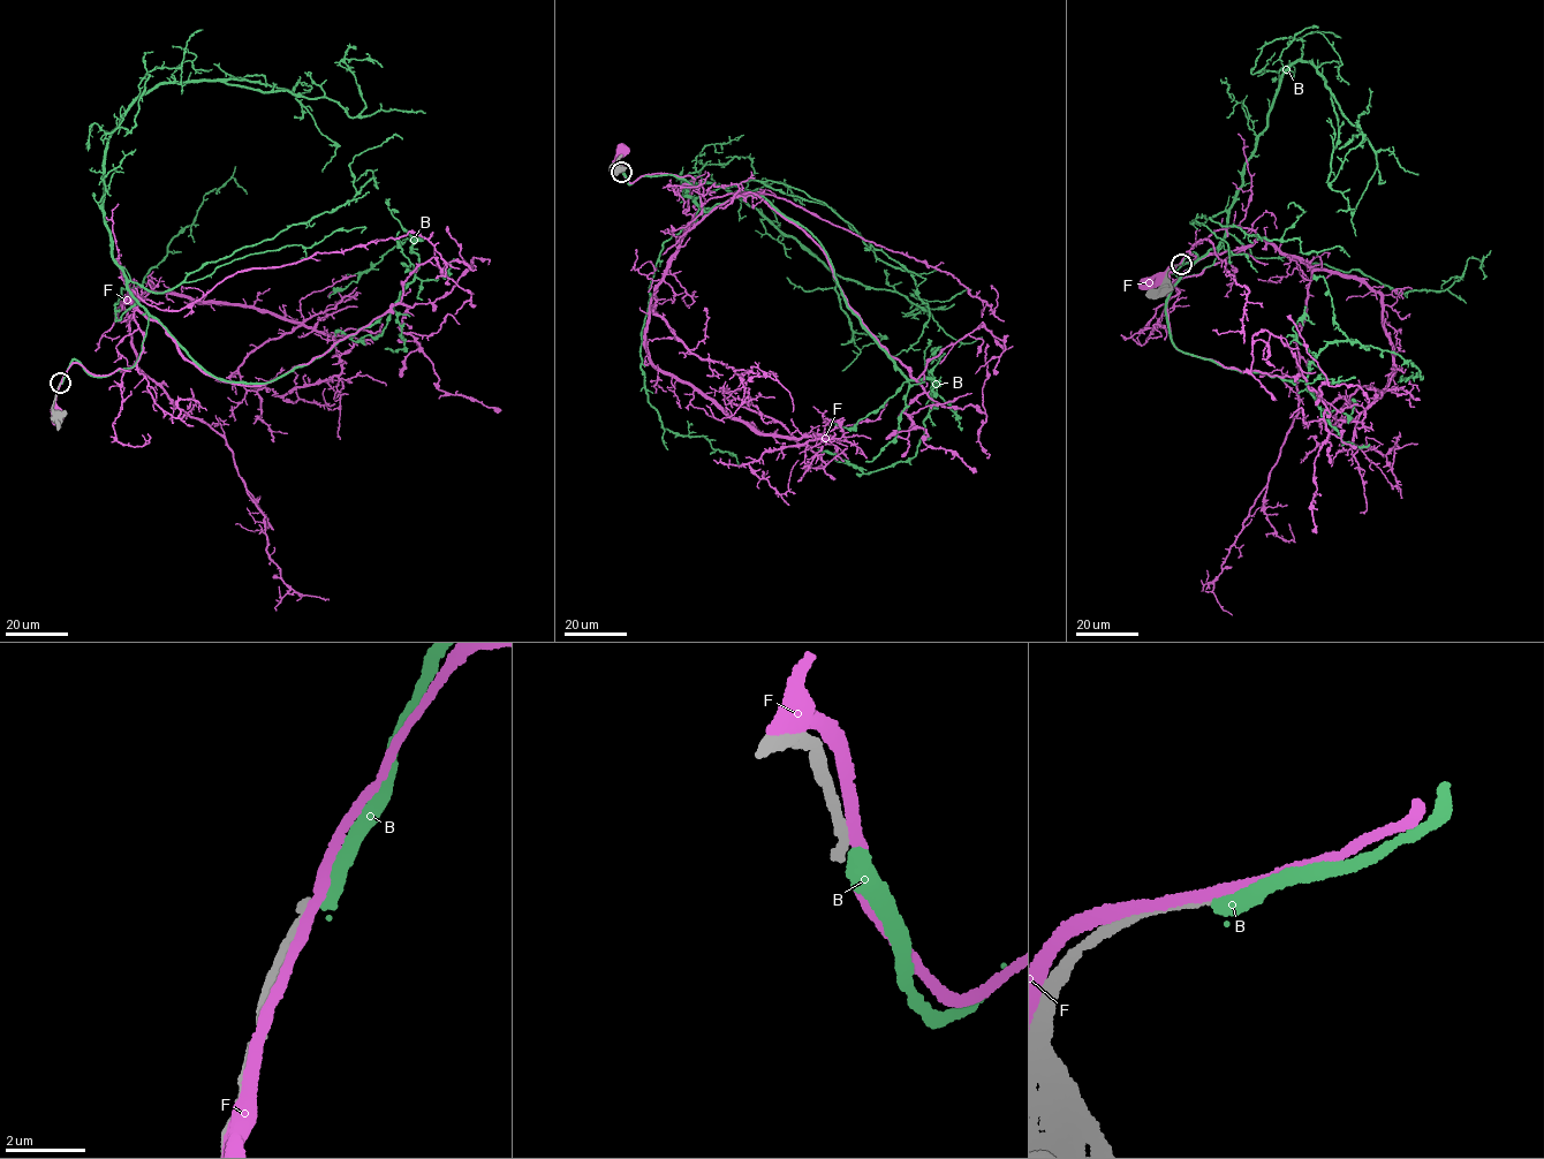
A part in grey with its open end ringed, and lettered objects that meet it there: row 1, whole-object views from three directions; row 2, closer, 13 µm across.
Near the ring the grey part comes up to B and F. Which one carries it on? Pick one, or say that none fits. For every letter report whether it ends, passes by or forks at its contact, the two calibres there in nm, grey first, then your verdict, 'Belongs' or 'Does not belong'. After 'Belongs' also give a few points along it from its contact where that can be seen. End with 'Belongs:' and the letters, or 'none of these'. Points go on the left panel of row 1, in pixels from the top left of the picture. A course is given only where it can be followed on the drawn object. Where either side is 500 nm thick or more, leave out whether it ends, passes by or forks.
B: It ends there. Thickness 240 nm (grey) against 460 nm. Does not belong
F: It passes by. Thickness 320 nm (grey) against 280 nm. Does not belong
Belongs: none of these

